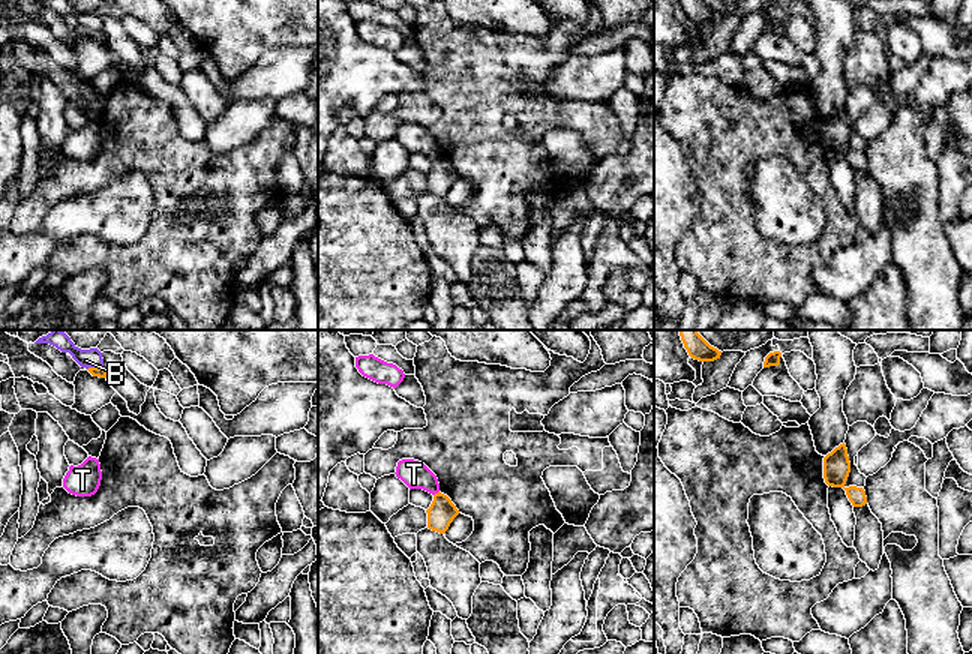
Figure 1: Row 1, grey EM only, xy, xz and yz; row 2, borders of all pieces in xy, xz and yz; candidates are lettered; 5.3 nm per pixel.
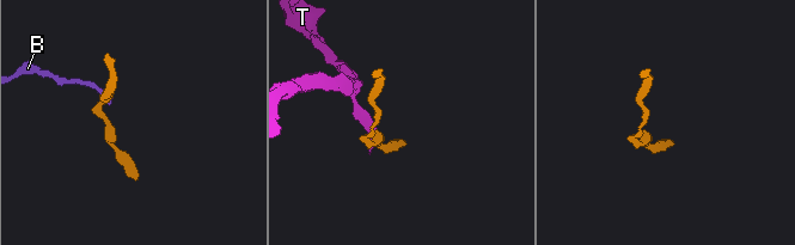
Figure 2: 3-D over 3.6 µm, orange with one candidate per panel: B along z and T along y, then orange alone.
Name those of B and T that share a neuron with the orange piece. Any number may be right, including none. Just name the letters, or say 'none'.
none

